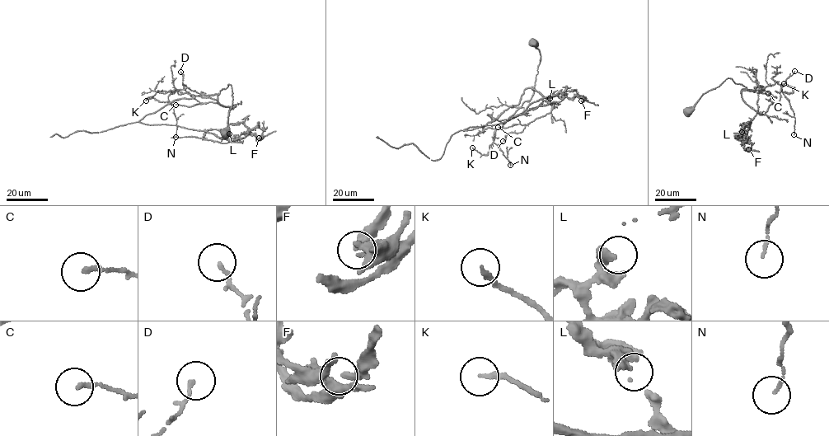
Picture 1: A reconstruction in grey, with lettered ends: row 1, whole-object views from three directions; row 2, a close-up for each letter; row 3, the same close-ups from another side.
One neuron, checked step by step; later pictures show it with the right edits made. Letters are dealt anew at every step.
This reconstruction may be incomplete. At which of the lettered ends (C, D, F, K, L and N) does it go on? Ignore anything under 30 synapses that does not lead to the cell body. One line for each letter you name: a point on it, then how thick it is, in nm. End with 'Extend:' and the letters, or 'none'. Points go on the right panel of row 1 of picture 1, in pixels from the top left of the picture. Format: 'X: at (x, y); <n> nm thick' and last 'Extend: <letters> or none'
Extend: none

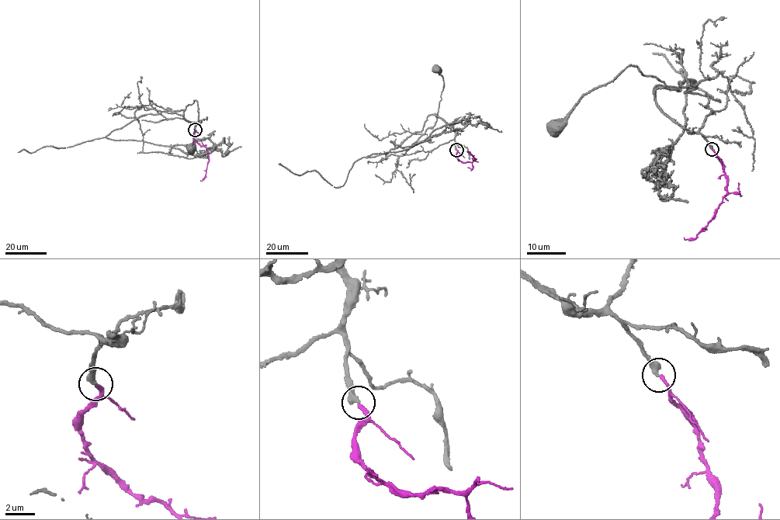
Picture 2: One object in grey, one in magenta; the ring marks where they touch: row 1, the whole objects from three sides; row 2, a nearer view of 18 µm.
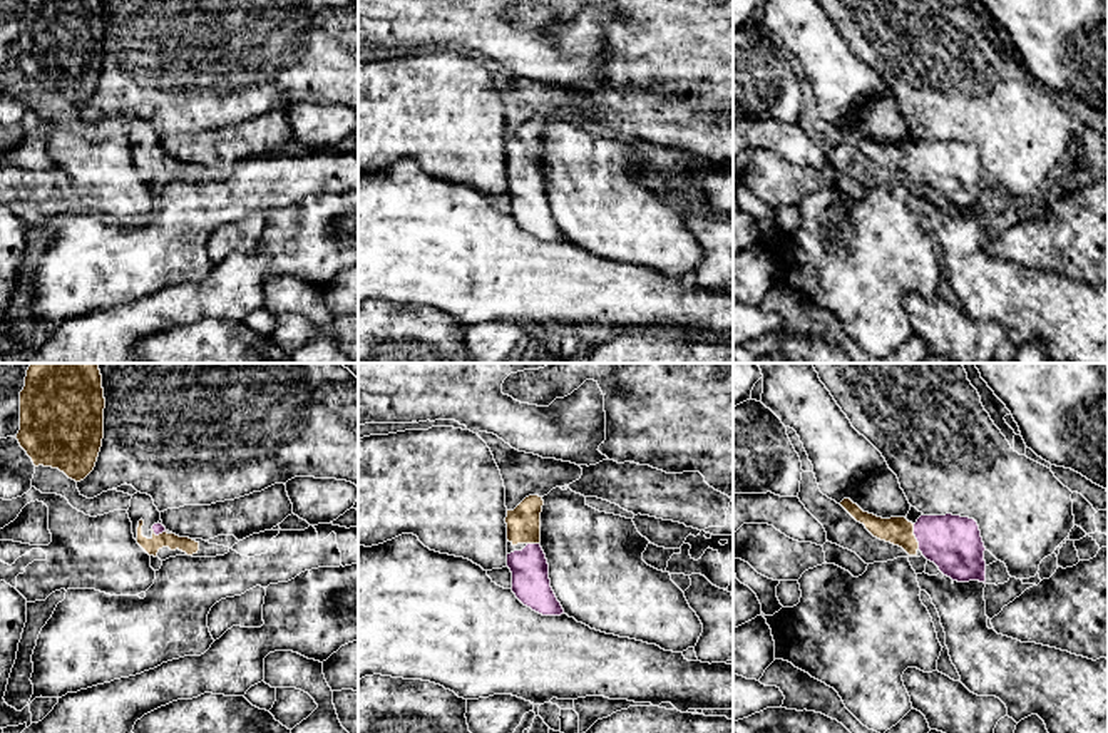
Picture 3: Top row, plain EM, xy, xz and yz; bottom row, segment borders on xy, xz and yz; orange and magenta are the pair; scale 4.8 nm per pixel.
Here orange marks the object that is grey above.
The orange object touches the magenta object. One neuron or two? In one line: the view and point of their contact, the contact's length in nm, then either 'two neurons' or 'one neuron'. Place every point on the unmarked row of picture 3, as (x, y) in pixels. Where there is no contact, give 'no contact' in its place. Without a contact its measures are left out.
meets orange in yz at (914, 161); contact 120 nm long; one neuron

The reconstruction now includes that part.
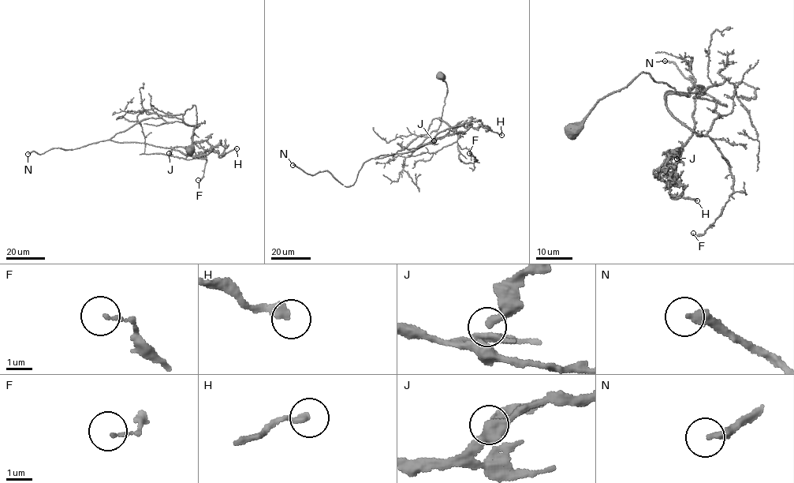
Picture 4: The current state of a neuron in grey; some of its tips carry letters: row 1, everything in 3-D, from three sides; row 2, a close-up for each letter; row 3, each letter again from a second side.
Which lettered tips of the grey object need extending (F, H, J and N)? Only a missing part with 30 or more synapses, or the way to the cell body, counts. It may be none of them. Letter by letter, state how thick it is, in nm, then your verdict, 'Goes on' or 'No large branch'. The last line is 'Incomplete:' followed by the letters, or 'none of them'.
F: Thickness 110 nm. No large branch
H: Thickness 300 nm. No large branch
J: Thickness 240 nm. No large branch
N: Thickness 280 nm. Goes on
Incomplete: N

